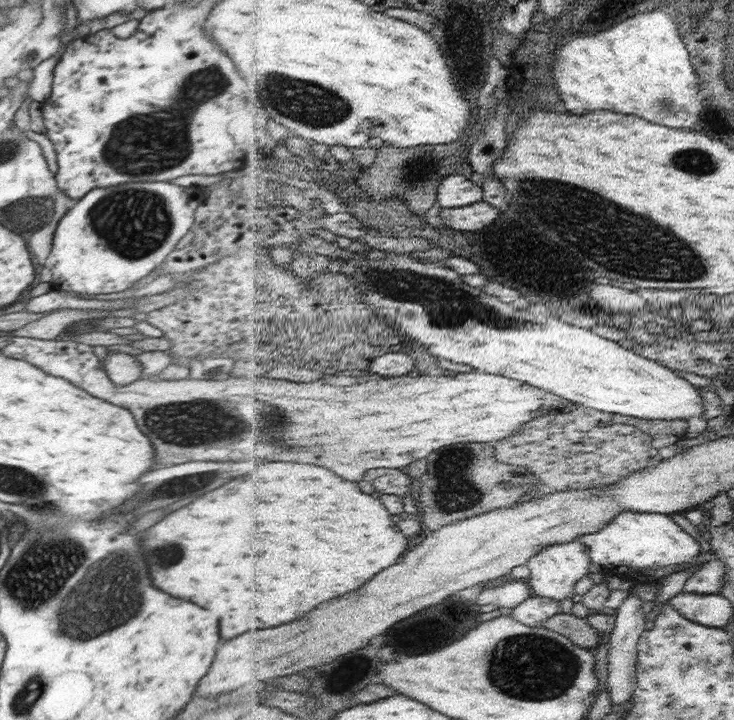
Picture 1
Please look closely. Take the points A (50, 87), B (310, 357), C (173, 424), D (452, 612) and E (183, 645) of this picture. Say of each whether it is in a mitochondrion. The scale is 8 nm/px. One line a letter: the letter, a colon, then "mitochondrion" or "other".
A: other
B: other
C: mitochondrion
D: other
E: other

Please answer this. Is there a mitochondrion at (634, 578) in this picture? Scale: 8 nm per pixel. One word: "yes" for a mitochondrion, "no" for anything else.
no

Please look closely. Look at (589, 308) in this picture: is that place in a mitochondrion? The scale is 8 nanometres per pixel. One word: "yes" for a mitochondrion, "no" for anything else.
no

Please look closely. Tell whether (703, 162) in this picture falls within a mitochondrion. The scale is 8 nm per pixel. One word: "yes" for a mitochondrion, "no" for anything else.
yes

